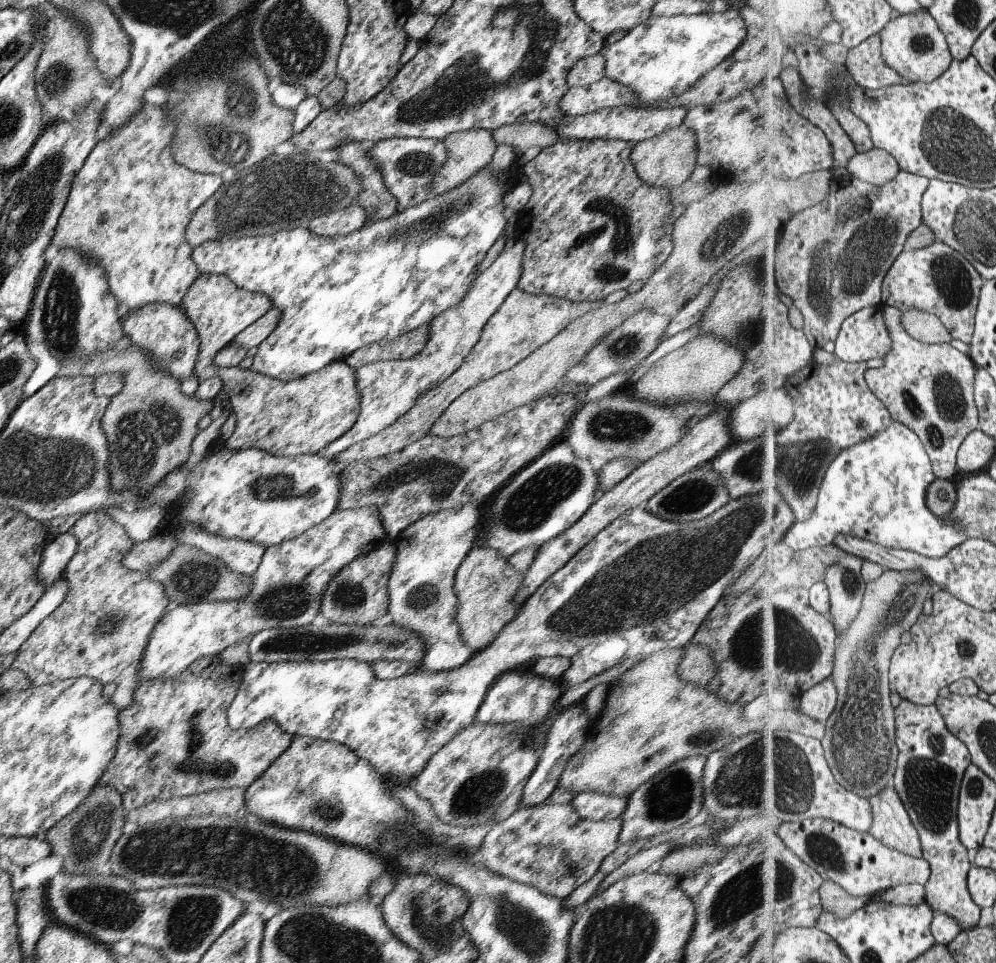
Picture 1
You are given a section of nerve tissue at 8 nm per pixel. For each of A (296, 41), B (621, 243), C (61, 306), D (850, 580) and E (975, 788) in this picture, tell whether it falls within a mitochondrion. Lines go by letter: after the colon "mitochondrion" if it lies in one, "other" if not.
A: mitochondrion
B: other
C: mitochondrion
D: mitochondrion
E: mitochondrion

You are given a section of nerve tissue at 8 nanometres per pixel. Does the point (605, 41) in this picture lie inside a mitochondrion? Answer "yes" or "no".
no

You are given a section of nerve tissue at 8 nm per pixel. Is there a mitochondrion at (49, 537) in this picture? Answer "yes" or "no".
no

